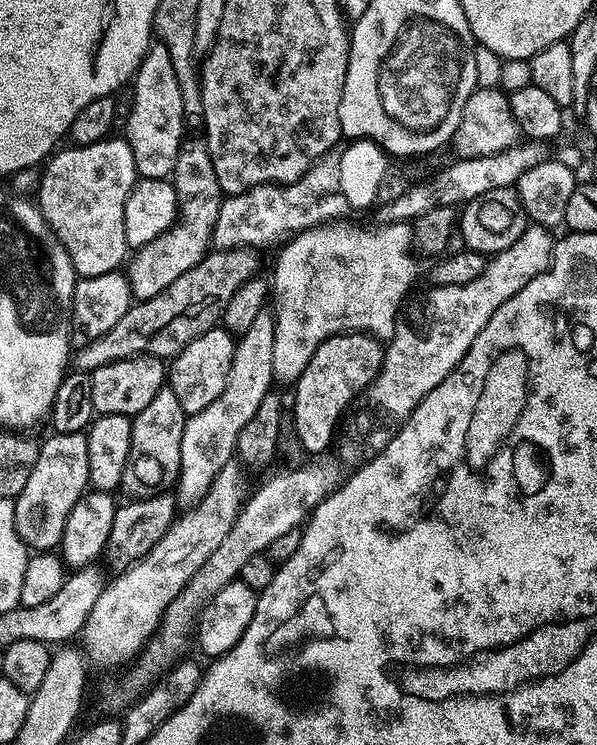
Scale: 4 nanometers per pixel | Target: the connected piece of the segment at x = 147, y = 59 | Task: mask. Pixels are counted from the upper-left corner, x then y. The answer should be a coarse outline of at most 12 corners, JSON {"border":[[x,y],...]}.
{"border":[[149,46],[122,136],[137,177],[169,179],[186,139],[170,50]]}

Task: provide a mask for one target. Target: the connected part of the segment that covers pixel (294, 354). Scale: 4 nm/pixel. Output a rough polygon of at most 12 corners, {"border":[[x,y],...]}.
{"border":[[329,222],[270,275],[274,377],[339,332],[397,335],[411,223]]}

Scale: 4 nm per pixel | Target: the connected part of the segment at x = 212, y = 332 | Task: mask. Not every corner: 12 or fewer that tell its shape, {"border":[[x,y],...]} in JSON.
{"border":[[217,326],[171,357],[185,417],[226,390],[236,343]]}

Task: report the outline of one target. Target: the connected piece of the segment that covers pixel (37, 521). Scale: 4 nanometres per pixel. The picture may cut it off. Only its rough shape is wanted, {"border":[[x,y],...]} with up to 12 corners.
{"border":[[58,432],[15,496],[29,549],[55,549],[89,491],[88,437]]}

